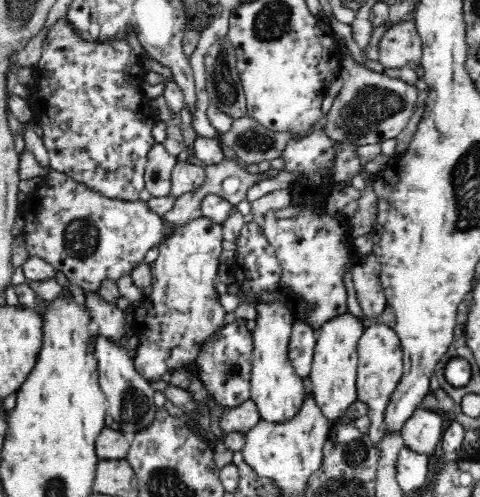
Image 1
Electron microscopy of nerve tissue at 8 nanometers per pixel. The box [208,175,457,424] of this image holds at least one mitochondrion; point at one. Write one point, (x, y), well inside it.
(230, 370)

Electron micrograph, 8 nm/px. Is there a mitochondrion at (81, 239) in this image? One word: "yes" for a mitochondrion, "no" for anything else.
yes

